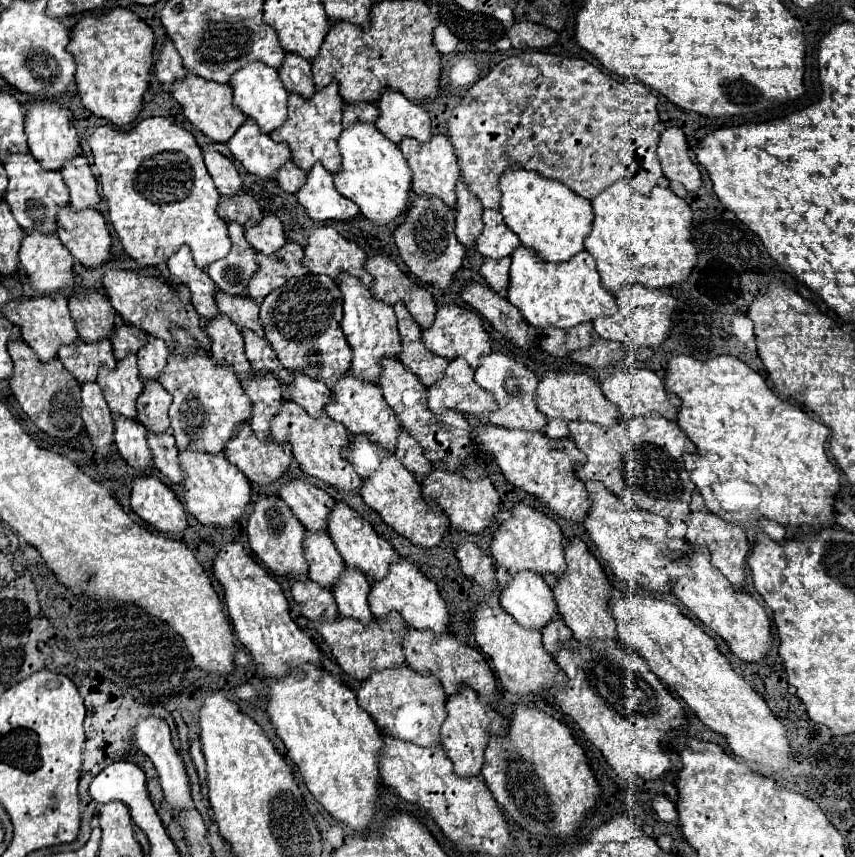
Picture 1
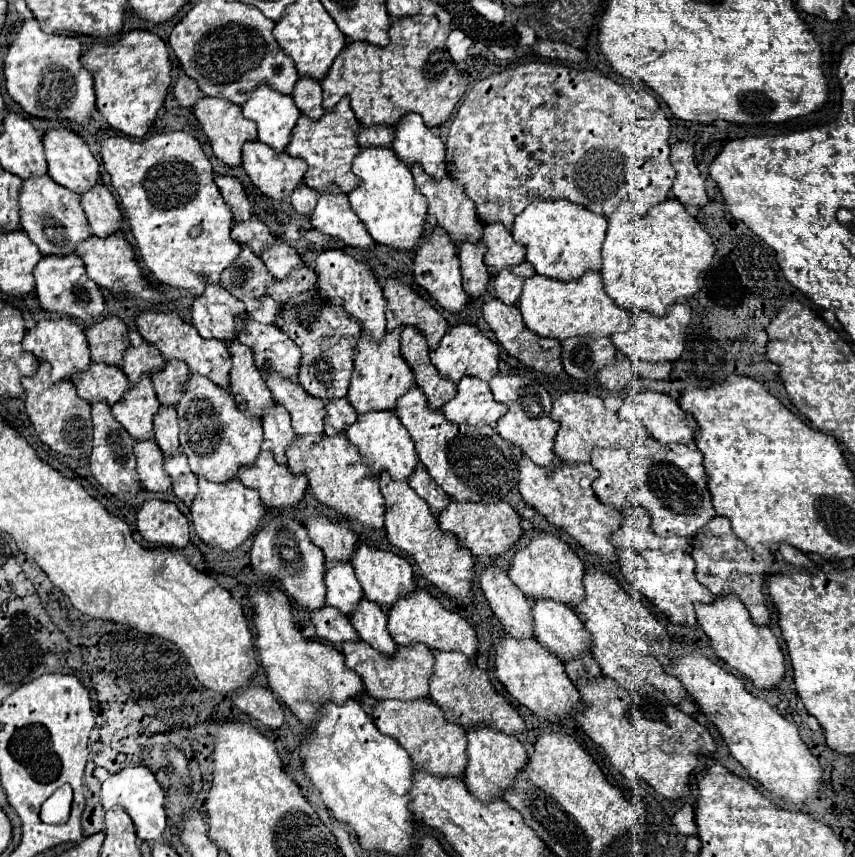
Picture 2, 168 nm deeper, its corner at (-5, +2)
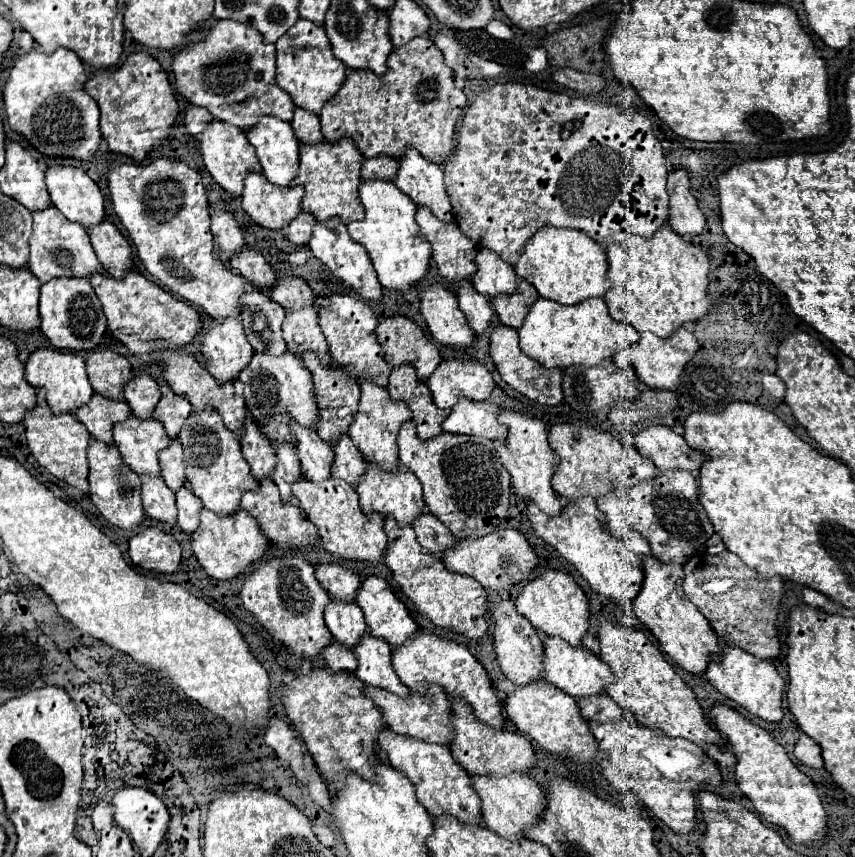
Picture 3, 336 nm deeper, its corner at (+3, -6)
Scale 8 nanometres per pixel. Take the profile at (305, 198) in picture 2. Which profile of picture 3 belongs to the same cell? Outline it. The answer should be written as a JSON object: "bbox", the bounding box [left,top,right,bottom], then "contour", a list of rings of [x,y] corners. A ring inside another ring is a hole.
{"bbox":[282,212,316,246],"contour":[[[300,212],[284,230],[282,234],[294,244],[294,246],[308,246],[308,240],[312,236],[312,228],[316,224],[316,218],[308,212]]]}

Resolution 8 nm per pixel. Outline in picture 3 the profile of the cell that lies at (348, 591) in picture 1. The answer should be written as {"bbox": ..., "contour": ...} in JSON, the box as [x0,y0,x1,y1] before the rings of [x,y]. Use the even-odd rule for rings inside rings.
{"bbox":[354,634,410,698],"contour":[[[366,634],[354,648],[354,654],[358,658],[356,676],[366,686],[384,688],[402,698],[410,694],[410,690],[400,682],[400,678],[392,668],[392,650],[388,644],[384,644],[384,640]]]}

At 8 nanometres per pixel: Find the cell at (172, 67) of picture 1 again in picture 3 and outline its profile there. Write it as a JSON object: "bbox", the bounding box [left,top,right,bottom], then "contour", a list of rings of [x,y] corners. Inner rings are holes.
{"bbox":[184,106,214,136],"contour":[[[190,106],[186,110],[186,116],[184,116],[184,126],[186,130],[192,134],[192,136],[200,136],[204,132],[204,126],[210,124],[214,118],[210,116],[210,112],[206,108],[200,108],[200,106]]]}

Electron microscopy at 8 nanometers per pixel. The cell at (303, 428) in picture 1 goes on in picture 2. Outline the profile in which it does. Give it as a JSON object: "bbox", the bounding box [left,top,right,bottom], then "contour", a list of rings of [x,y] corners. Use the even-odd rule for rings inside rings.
{"bbox":[286,434,384,528],"contour":[[[296,434],[292,438],[292,444],[288,446],[286,458],[288,458],[288,468],[294,474],[300,472],[308,478],[308,484],[310,484],[314,496],[318,498],[318,502],[330,506],[334,512],[346,516],[348,520],[358,520],[358,522],[362,522],[366,526],[374,526],[374,528],[380,528],[384,524],[384,496],[380,492],[378,478],[368,472],[368,466],[364,464],[364,458],[360,458],[358,448],[344,434],[332,434],[332,436],[324,434],[320,438],[320,442],[314,442],[310,436]]]}

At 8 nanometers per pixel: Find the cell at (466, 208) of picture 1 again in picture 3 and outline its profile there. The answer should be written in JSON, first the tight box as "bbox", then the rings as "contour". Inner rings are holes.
{"bbox":[458,280,494,336],"contour":[[[464,280],[458,290],[458,302],[470,328],[476,332],[476,336],[482,336],[490,328],[490,318],[494,314],[488,298],[478,294],[470,280]]]}

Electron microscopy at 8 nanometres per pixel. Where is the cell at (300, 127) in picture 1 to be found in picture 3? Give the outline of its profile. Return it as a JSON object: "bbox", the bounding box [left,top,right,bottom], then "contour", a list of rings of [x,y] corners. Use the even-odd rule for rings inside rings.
{"bbox":[292,138,364,224],"contour":[[[342,138],[336,144],[322,142],[312,146],[300,146],[300,170],[298,170],[298,178],[292,184],[304,186],[306,194],[302,200],[302,210],[312,214],[316,220],[328,224],[334,216],[340,218],[342,224],[346,224],[348,220],[362,220],[364,208],[358,196],[362,160],[364,156],[354,146],[352,138]]]}

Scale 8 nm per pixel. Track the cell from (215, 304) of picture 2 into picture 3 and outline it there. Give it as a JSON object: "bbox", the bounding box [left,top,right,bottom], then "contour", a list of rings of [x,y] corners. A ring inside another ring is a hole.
{"bbox":[202,318,254,382],"contour":[[[224,318],[204,334],[202,356],[206,370],[218,382],[234,382],[240,370],[250,364],[254,350],[246,340],[238,318]]]}

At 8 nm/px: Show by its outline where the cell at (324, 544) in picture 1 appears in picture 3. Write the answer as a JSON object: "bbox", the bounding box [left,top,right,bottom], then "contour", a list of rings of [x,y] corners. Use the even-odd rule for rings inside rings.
{"bbox":[326,600,368,650],"contour":[[[332,600],[326,608],[326,626],[334,634],[334,638],[348,650],[354,650],[360,638],[366,634],[368,626],[364,622],[364,614],[354,602]]]}

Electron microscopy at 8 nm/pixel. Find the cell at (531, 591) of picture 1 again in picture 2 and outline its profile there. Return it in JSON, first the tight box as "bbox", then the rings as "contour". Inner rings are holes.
{"bbox":[532,598,590,660],"contour":[[[548,598],[532,600],[532,618],[534,618],[536,640],[540,640],[560,660],[576,658],[582,652],[590,650],[590,634],[584,630],[582,620],[572,608],[568,608],[568,604],[560,604],[558,600],[548,600]]]}

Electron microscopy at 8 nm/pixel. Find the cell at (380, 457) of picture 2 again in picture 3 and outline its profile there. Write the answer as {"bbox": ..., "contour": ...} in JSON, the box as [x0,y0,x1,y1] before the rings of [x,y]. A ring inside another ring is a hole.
{"bbox":[356,464,424,526],"contour":[[[370,464],[368,472],[362,476],[360,484],[356,486],[356,492],[360,496],[360,506],[366,516],[380,514],[380,516],[392,516],[402,526],[414,524],[420,514],[424,514],[424,498],[422,498],[422,486],[418,484],[418,478],[412,472],[406,472],[398,468],[398,472],[384,472],[376,464]]]}

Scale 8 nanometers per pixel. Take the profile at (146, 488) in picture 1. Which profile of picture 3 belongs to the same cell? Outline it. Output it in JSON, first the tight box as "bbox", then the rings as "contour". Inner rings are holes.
{"bbox":[130,526,180,574],"contour":[[[156,526],[146,528],[130,540],[130,560],[144,570],[172,574],[180,564],[180,544]]]}

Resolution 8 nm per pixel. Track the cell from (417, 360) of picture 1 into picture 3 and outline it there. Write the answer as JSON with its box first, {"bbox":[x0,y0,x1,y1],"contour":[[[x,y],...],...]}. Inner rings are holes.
{"bbox":[388,364,448,438],"contour":[[[410,364],[392,368],[388,392],[394,400],[406,402],[412,410],[412,422],[416,424],[416,434],[424,438],[436,438],[444,434],[442,422],[448,418],[448,410],[438,408],[432,402],[432,394],[426,384],[416,380],[416,370]]]}

